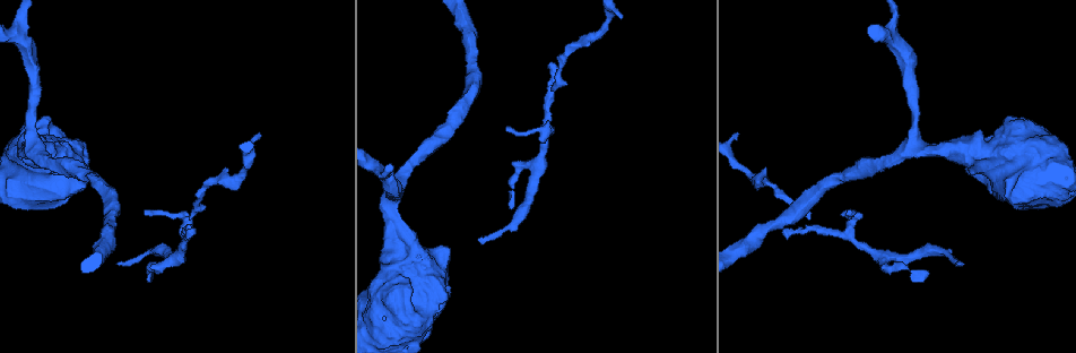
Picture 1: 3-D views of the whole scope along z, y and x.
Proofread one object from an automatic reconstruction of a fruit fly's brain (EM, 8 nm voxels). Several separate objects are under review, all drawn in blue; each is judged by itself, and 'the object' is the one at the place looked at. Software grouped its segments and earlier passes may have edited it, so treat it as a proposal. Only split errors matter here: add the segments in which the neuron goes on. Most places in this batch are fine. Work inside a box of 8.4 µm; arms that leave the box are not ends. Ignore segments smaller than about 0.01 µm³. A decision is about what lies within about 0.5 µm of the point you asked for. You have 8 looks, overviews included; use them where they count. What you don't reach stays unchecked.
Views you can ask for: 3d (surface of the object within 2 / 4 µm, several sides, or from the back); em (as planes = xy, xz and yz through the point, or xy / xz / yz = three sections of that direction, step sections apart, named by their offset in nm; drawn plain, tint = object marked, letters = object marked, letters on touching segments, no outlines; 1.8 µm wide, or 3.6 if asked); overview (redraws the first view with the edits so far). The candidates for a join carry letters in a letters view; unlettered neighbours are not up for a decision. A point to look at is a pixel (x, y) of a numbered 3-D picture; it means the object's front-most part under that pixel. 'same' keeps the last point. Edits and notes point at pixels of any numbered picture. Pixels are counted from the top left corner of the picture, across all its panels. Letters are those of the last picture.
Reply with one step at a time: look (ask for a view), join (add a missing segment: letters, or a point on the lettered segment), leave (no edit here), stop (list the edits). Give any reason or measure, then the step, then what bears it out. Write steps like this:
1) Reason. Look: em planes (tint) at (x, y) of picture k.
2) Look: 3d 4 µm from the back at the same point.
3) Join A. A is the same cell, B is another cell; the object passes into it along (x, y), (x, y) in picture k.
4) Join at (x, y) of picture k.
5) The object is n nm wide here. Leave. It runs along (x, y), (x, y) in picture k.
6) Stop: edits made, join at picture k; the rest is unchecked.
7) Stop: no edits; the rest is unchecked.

Branch stops here. Look: em planes (tint) at (411, 292) of picture 1.

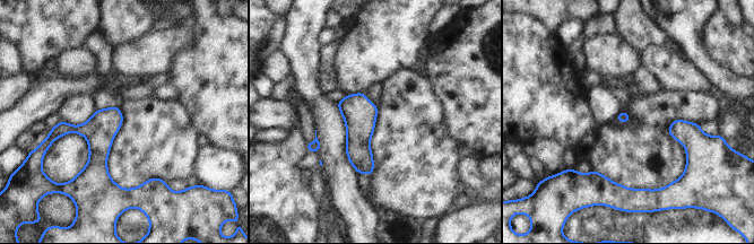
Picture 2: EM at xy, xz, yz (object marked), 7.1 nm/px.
Look: em planes (letters) at the same point.

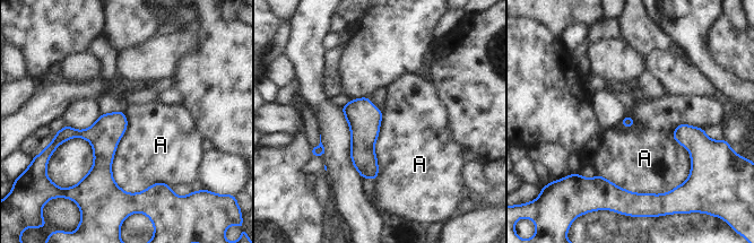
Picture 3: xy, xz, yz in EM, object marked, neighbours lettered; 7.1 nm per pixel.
The longest contact is with A, 850 nm. Leave. A is another cell; a border runs along (704, 128), (597, 174) in picture 3; no lettered segment goes on from it.

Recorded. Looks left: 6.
Free end. Look: em 3.6 µm yz step 4 (tint) at (507, 129) of picture 1.

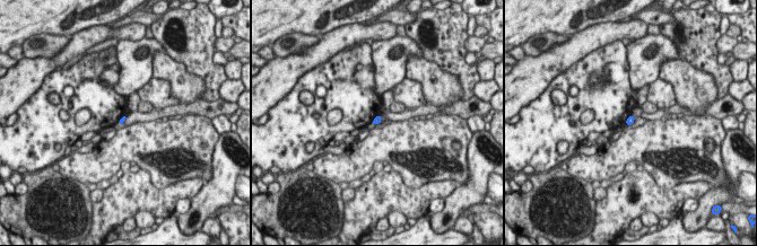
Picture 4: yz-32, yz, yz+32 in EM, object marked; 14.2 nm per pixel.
Cut it another way. Look: em 3.6 µm planes (letters) at the same point.

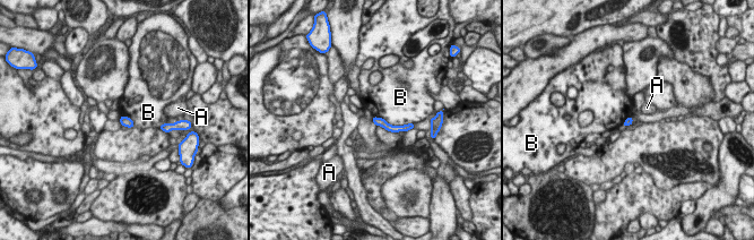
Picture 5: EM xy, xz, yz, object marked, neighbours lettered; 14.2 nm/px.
Leave. A and B are other cells; a border runs along (373, 116), (391, 125), (414, 123) in picture 5; none of them fits.

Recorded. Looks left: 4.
Long arm stops here. Look: 3d 4 µm at (735, 134) of picture 1.

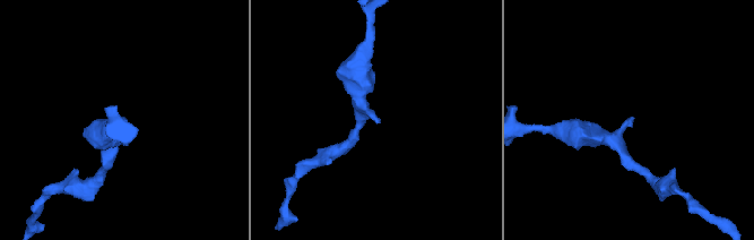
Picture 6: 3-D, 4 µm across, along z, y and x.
Look: em yz step 8 (tint) at (124, 120) of picture 6.

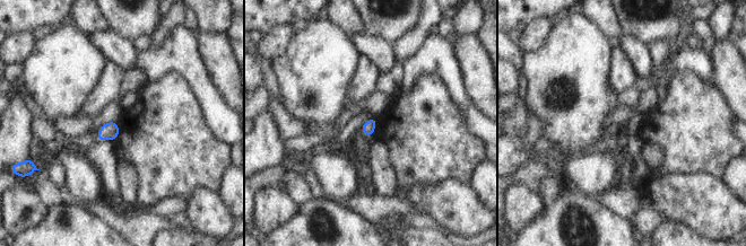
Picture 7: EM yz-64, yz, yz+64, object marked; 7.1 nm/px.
Look: em planes (letters) at the same point.

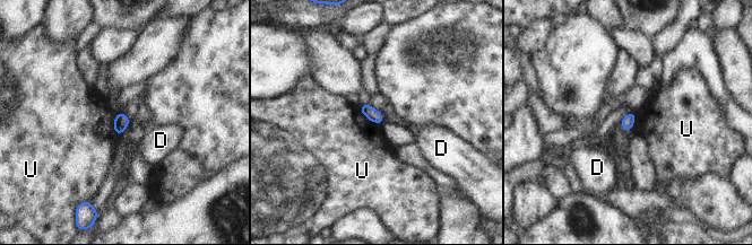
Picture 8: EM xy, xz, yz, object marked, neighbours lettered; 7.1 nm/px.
The object is 90 nm wide here. Leave. D and U are other cells; a border runs along (357, 106), (366, 117), (379, 124) in picture 8; none of them fits.

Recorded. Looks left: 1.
Look: em planes (letters) at (550, 70) of picture 1.

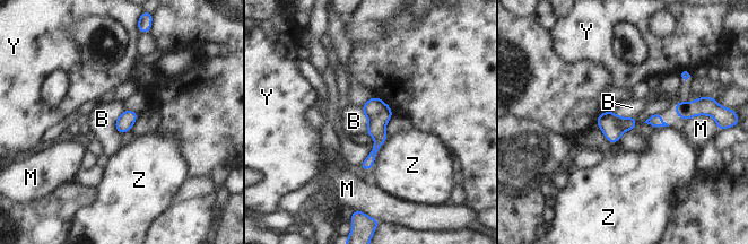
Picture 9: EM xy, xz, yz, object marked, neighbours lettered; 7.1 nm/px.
The object is 120 nm wide here. Leave. B, M, Y and Z are other cells; a border runs along (361, 107), (367, 120), (367, 133) in picture 9; no lettered segment goes on from it.

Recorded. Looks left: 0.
Stop: no edits; the rest is unchecked.

